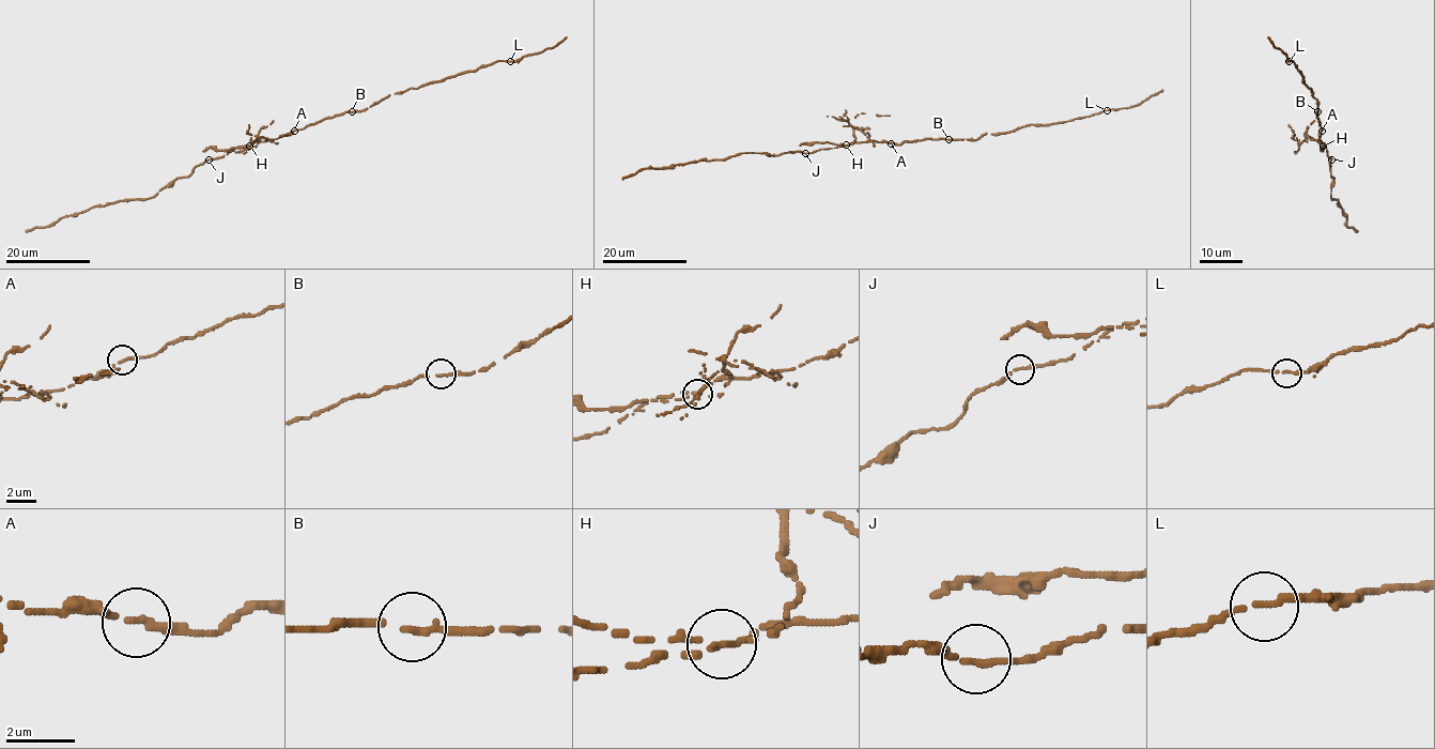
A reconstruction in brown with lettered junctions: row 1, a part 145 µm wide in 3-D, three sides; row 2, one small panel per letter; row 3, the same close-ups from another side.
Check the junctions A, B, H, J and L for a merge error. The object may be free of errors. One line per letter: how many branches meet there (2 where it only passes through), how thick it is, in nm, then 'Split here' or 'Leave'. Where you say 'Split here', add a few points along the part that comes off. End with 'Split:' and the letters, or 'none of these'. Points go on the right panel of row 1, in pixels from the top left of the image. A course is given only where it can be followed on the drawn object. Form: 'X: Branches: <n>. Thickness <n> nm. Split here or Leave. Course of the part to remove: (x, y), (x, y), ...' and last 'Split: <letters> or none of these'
A: Branches: 2. Thickness 220 nm. Leave
B: Branches: 2. Thickness 190 nm. Leave
H: Branches: 2. Thickness 200 nm. Split here
J: Branches: 2. Thickness 200 nm. Leave
L: Branches: 2. Thickness 200 nm. Leave
Split: H

